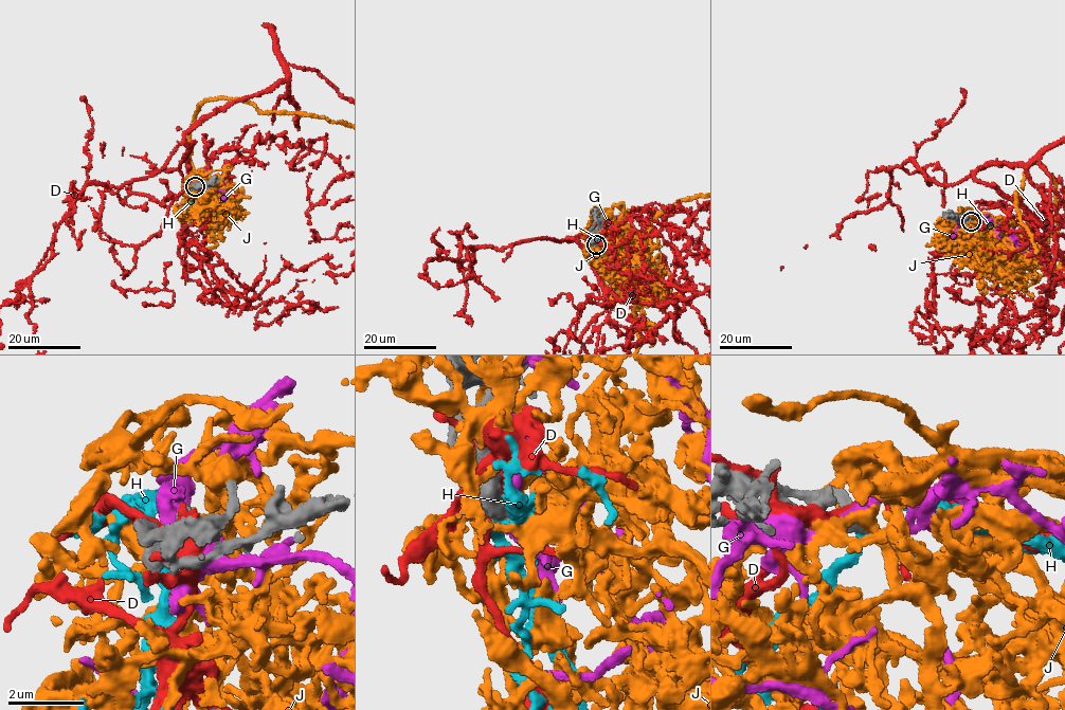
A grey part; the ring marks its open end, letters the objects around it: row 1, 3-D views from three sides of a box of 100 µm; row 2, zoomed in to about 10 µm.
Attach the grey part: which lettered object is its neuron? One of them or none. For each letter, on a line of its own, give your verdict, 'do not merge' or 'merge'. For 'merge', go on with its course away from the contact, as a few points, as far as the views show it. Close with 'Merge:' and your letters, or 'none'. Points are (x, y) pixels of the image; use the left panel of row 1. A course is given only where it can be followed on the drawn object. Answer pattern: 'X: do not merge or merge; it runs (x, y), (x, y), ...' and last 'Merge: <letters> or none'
D: do not merge
G: do not merge
H: do not merge
J: merge
Merge: J

